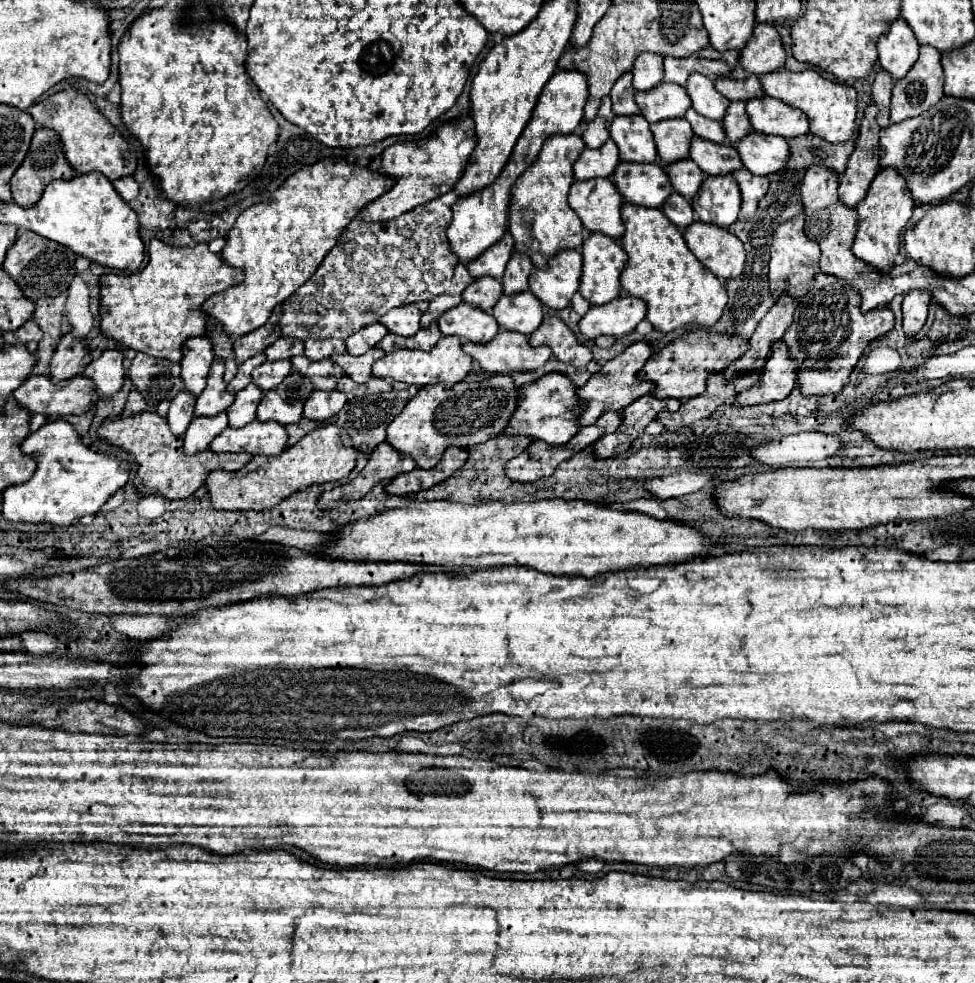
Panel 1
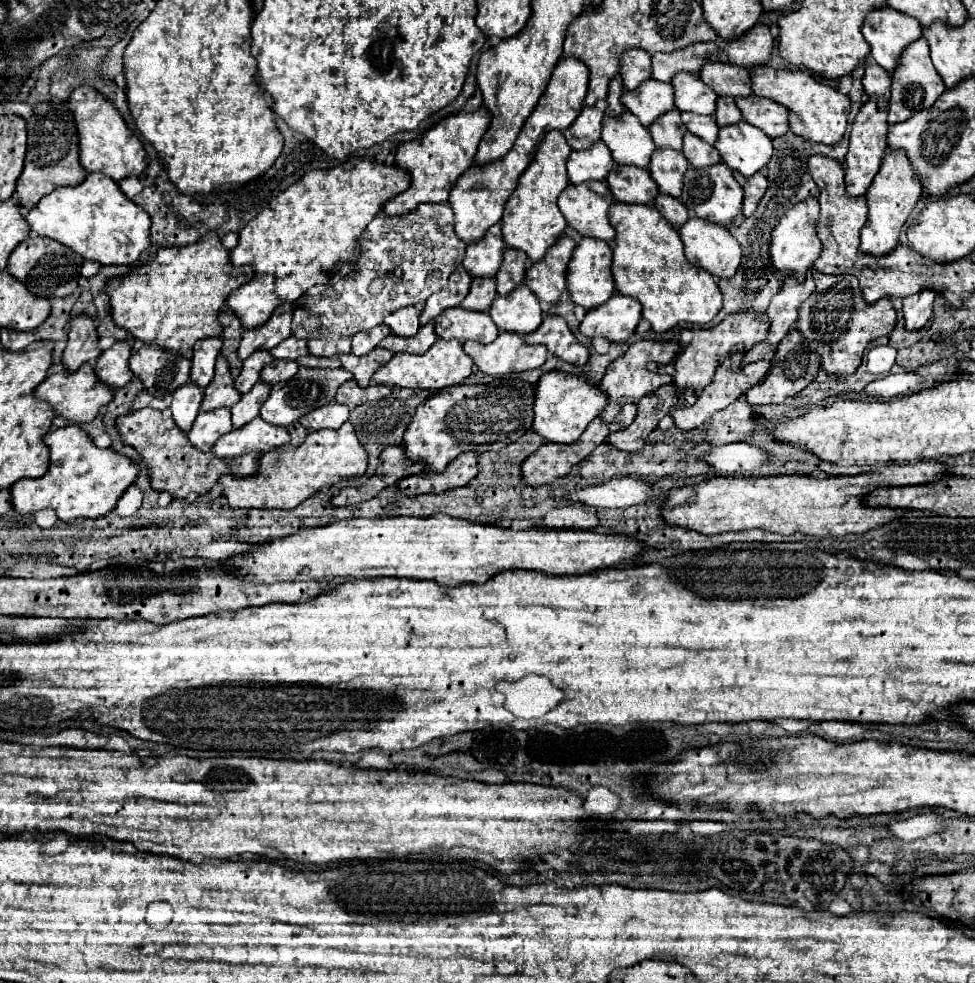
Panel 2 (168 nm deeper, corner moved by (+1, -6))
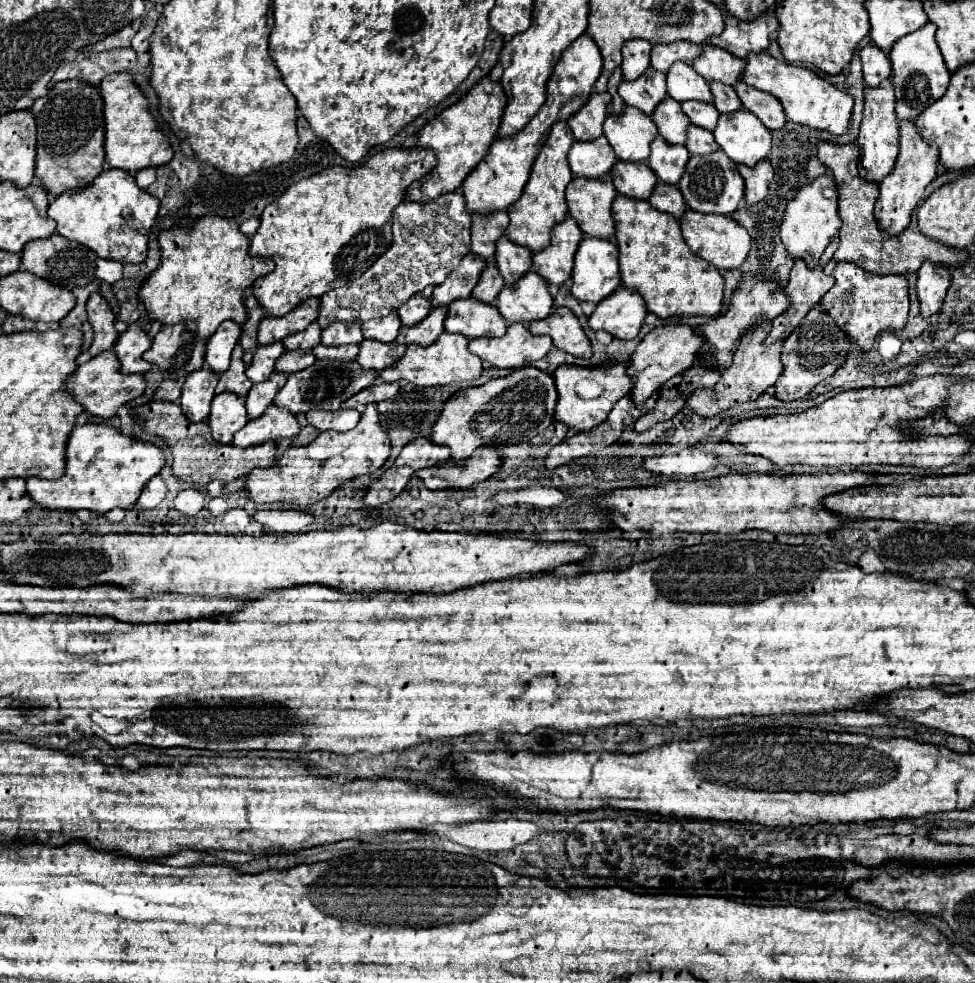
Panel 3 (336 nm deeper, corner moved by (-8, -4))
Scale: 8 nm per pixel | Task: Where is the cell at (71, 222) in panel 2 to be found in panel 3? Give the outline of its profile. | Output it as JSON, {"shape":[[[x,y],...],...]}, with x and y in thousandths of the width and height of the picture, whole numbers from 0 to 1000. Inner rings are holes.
{"shape":[[[106,173],[91,189],[58,199],[50,210],[50,220],[58,226],[58,236],[93,252],[102,262],[145,269],[151,262],[153,234],[159,226],[163,203],[145,193],[138,181],[126,173]]]}

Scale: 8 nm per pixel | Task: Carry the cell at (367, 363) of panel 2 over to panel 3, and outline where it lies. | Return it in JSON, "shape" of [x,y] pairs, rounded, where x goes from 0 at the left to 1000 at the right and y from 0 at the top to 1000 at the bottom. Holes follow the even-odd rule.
{"shape":[[[372,346],[370,348],[370,358],[366,362],[366,368],[374,374],[383,374],[387,378],[391,378],[393,374],[405,370],[413,360],[415,360],[417,352],[401,348],[381,348],[381,346]]]}

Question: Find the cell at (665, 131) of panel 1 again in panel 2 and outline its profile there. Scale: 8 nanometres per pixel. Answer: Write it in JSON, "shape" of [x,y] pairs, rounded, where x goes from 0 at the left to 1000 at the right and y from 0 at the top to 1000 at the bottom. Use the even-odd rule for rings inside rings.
{"shape":[[[689,112],[677,118],[671,126],[667,126],[667,136],[673,151],[689,151],[699,153],[699,140],[704,136],[704,128],[697,122],[697,114]]]}

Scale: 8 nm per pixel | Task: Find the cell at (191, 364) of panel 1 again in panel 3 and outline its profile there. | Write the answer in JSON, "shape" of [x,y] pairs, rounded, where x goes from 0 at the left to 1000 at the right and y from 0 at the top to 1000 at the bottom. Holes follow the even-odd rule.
{"shape":[[[229,328],[223,338],[212,346],[212,360],[210,368],[221,380],[229,380],[235,374],[237,368],[237,358],[245,346],[247,332],[243,328]]]}

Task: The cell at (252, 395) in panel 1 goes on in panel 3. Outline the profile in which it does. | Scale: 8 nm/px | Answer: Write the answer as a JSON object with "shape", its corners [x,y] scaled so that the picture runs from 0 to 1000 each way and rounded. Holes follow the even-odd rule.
{"shape":[[[280,378],[276,387],[259,391],[257,399],[253,401],[253,421],[257,427],[266,425],[274,417],[274,413],[280,411],[282,401],[292,393],[292,387],[294,387],[294,380]]]}

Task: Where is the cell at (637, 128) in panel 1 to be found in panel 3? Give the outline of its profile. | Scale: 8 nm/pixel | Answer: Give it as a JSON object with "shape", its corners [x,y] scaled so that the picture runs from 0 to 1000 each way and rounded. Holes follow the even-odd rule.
{"shape":[[[643,108],[637,116],[623,118],[618,138],[635,163],[662,165],[666,161],[666,146],[674,138],[674,128],[657,112]]]}

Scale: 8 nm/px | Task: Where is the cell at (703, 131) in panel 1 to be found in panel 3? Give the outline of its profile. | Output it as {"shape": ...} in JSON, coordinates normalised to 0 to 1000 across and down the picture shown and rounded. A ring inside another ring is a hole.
{"shape":[[[717,102],[698,104],[698,112],[705,116],[709,126],[719,128],[723,132],[731,132],[735,122],[737,122],[737,114],[733,112],[733,108],[731,106],[721,106]]]}

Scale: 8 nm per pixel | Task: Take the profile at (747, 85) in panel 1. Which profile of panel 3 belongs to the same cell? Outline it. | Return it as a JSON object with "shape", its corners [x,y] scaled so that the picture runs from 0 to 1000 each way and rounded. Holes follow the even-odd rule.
{"shape":[[[729,43],[721,45],[721,55],[711,63],[711,69],[725,81],[725,83],[742,83],[754,85],[760,81],[764,61],[746,55],[746,51],[737,51]]]}

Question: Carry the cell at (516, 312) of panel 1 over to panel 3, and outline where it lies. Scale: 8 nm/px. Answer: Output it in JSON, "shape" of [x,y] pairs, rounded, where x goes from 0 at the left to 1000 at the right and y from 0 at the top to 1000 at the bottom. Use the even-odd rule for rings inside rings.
{"shape":[[[543,275],[528,293],[516,293],[510,303],[510,313],[520,330],[547,328],[563,321],[567,313],[567,303],[561,295],[561,287]]]}

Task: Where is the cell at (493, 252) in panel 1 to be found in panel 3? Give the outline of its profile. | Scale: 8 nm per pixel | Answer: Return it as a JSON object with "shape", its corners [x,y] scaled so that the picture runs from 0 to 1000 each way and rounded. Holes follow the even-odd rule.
{"shape":[[[518,214],[504,216],[504,218],[485,218],[483,230],[483,256],[495,260],[502,269],[508,264],[508,248],[512,240],[516,240],[522,228],[522,220]]]}

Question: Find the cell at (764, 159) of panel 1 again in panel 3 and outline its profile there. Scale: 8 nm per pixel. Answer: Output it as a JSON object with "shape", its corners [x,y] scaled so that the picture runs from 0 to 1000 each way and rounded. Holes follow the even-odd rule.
{"shape":[[[764,110],[739,116],[731,138],[737,151],[756,167],[774,169],[791,153],[791,134]]]}

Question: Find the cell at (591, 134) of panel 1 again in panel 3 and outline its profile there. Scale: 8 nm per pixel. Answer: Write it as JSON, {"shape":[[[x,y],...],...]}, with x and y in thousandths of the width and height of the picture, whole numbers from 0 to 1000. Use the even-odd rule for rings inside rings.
{"shape":[[[608,94],[602,106],[582,122],[590,142],[610,142],[618,136],[618,124],[623,120],[623,106],[627,104],[625,94]]]}

